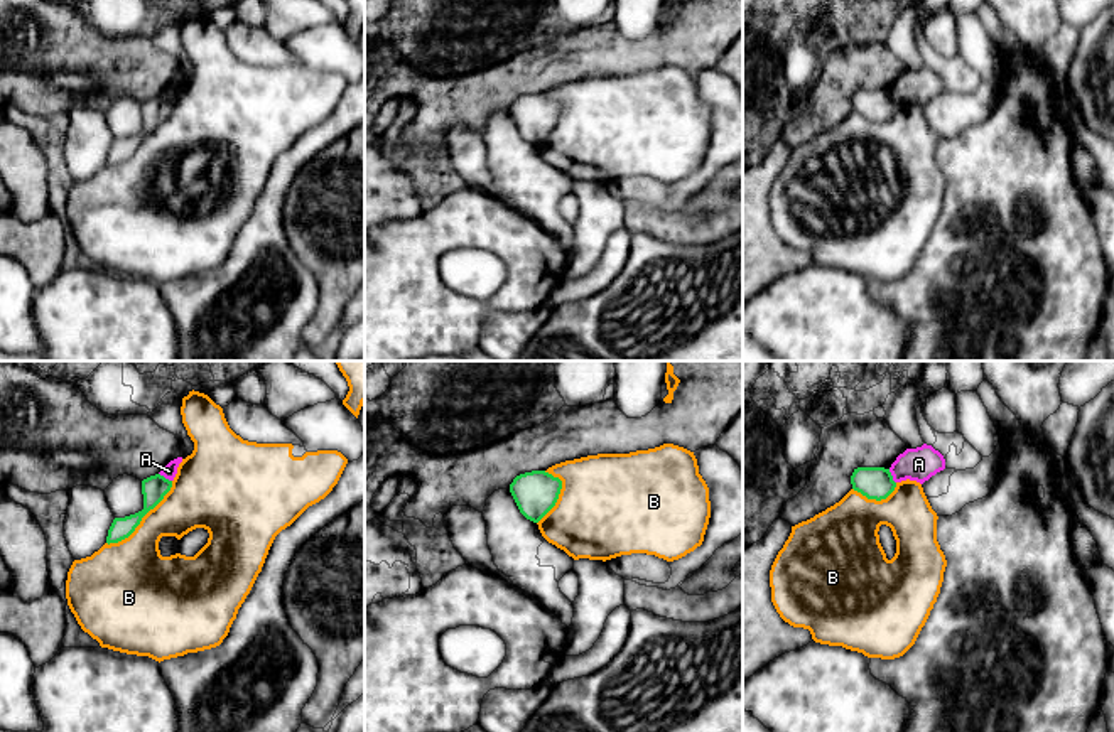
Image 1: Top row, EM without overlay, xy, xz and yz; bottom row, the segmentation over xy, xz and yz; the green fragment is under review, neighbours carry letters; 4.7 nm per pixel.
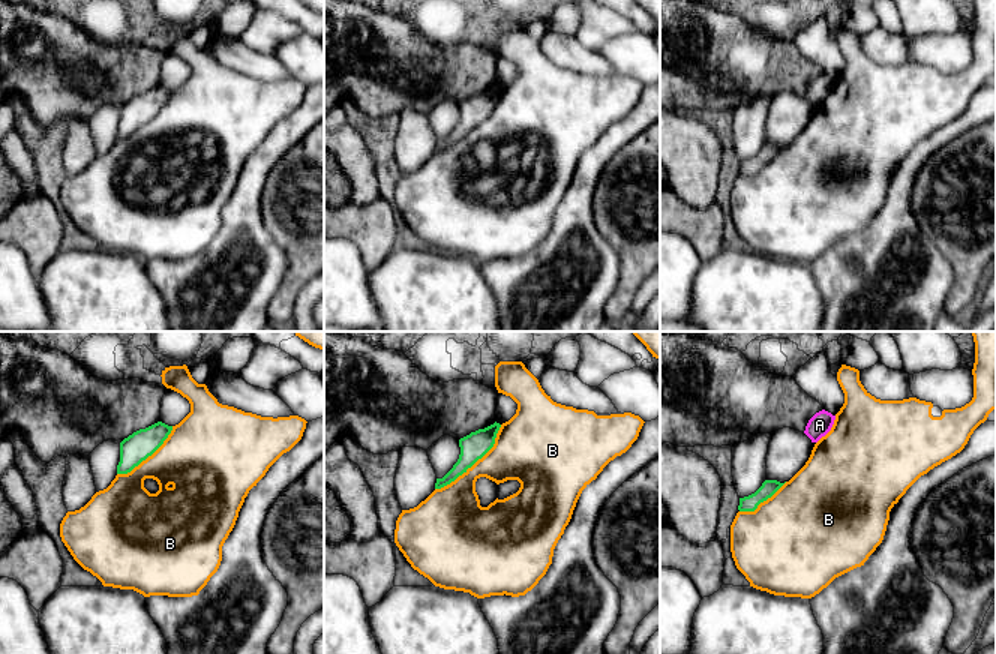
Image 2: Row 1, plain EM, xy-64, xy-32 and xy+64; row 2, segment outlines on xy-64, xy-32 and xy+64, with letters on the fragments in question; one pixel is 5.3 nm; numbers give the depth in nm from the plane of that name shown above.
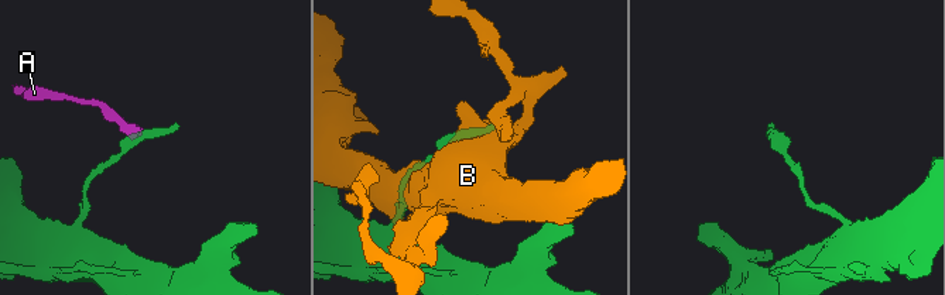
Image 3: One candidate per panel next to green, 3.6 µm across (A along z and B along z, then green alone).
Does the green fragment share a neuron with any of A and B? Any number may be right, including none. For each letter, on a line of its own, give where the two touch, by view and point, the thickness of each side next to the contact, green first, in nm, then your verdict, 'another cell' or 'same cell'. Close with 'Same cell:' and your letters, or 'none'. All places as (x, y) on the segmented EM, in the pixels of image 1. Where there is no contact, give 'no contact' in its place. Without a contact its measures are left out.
A: meets green in yz at (892, 476); 160 nm thick on the green side, 160 nm on the other; another cell
B: meets green in xy at (140, 520); 120 nm thick on the green side, 300 nm on the other; another cell
Same cell: none

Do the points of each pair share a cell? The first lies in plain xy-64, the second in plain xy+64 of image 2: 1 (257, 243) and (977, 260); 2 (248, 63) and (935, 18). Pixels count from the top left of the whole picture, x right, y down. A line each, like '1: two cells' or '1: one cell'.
1: two cells
2: two cells

